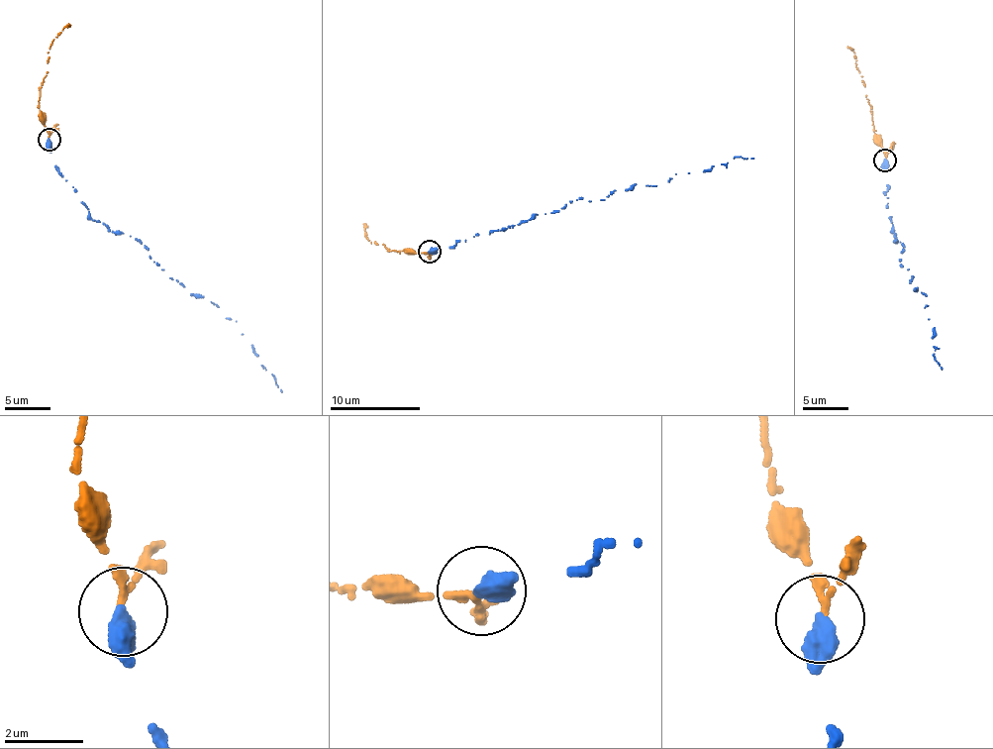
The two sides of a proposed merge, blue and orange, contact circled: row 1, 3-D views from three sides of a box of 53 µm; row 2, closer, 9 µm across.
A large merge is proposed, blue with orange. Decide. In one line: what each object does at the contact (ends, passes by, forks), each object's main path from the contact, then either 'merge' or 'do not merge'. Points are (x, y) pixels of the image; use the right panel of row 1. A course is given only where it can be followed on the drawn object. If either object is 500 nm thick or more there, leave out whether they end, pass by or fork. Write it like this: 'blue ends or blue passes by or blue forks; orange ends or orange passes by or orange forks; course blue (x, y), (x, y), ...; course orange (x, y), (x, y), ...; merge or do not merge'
blue ends; orange passes by; course blue (885, 160), (895, 241), (903, 243), (901, 267), (914, 277), (915, 290), (925, 293), (933, 359), (942, 369); course orange (885, 160), (882, 140), (873, 132), (872, 107), (865, 97), (854, 53), (848, 47); merge

